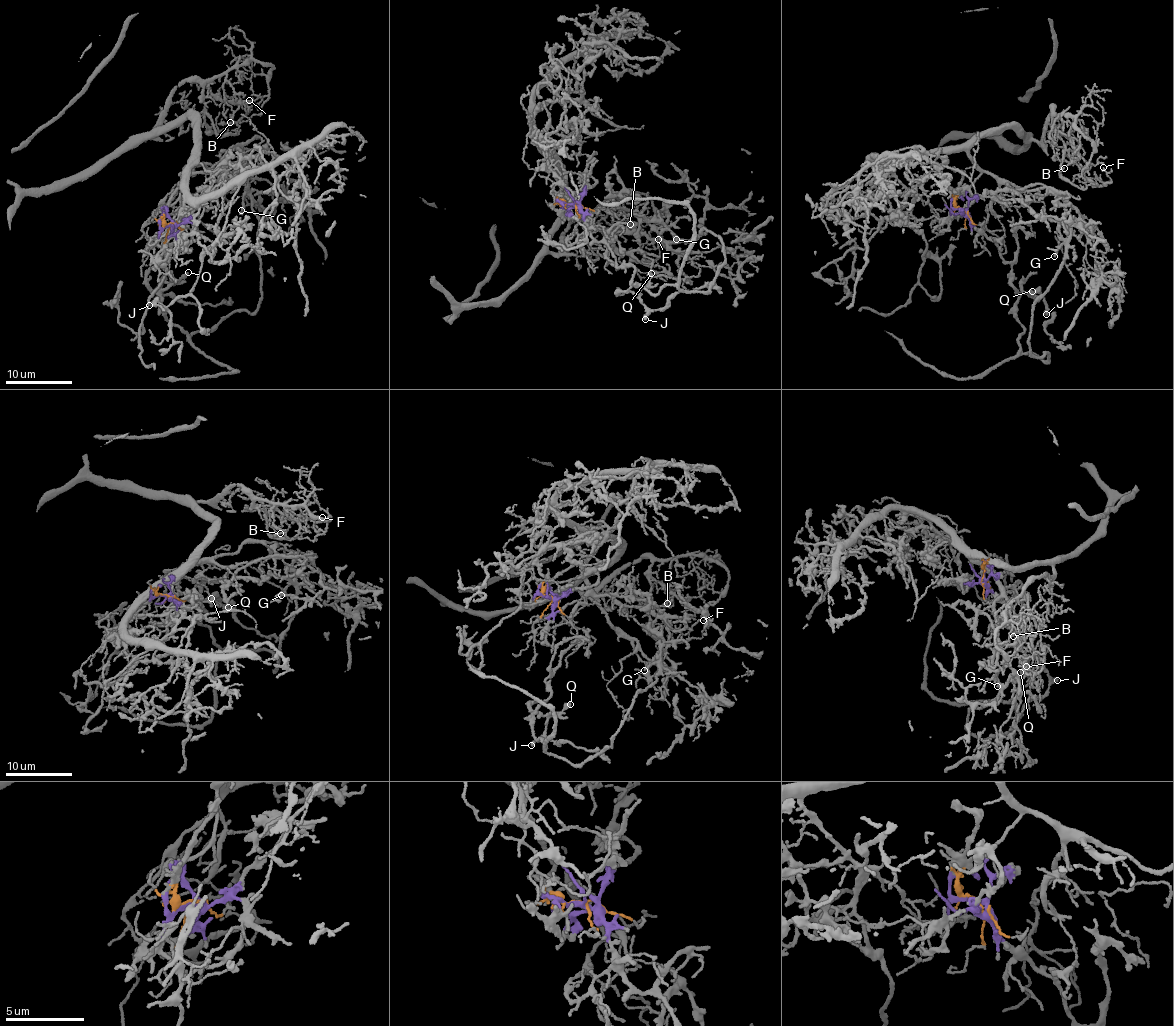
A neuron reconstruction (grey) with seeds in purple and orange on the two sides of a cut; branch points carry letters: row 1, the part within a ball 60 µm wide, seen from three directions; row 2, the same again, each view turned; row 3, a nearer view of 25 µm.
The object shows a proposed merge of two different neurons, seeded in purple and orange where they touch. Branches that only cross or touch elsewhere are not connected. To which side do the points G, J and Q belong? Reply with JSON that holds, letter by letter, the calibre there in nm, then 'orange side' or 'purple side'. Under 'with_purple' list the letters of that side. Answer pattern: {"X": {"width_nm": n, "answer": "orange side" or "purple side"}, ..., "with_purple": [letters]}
{"G": {"width_nm": 200, "answer": "purple side"}, "J": {"width_nm": 280, "answer": "purple side"}, "Q": {"width_nm": 280, "answer": "purple side"}, "with_purple": ["G", "J", "Q"]}

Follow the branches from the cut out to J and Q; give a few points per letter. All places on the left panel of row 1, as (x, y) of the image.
J: (171, 225), (163, 245), (171, 256), (163, 271), (174, 281), (156, 292), (160, 283), (159, 298), (149, 306)
Q: (171, 225), (163, 245), (171, 256), (163, 271), (174, 281), (156, 291), (188, 272)

